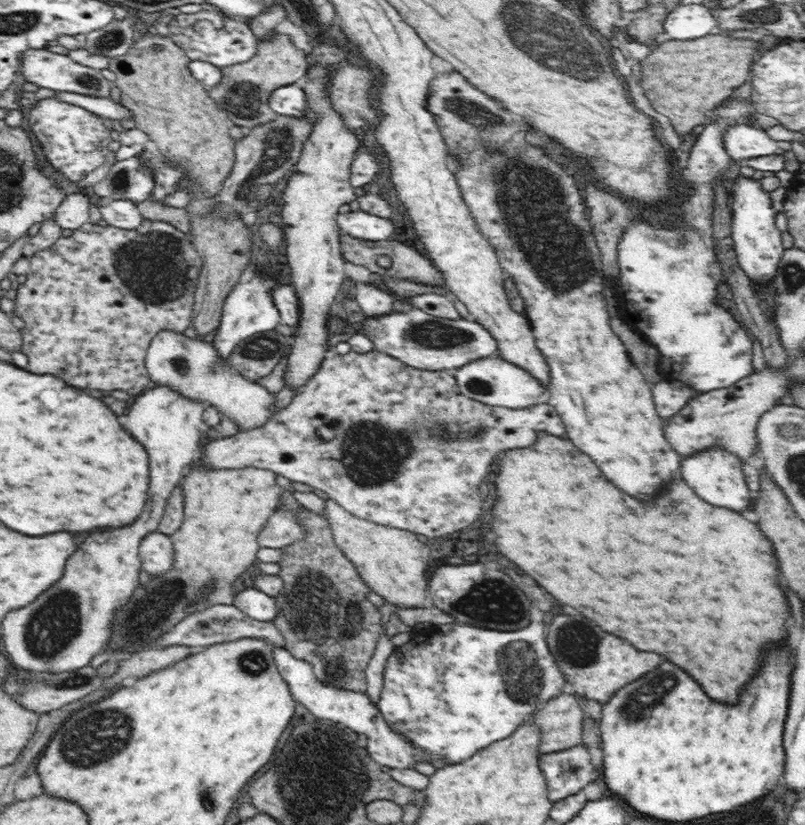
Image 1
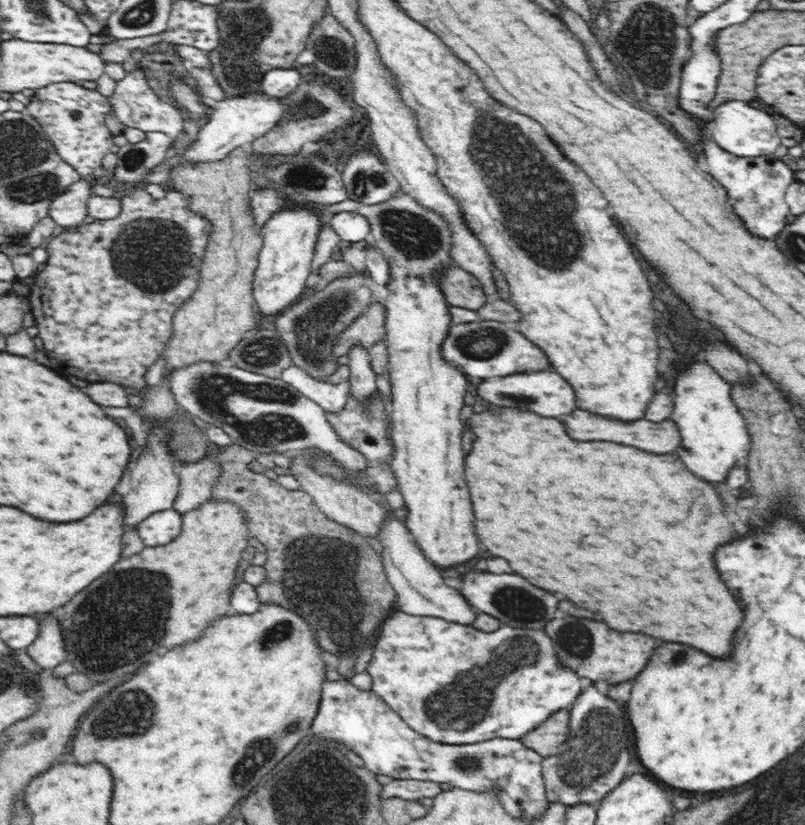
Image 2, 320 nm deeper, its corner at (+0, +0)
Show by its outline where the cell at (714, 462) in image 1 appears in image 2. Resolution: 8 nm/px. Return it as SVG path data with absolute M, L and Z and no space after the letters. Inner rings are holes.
M702 358L684 366L674 386L674 412L670 418L676 422L681 435L676 454L692 474L714 482L714 486L724 482L734 466L746 465L750 452L747 423L735 406L731 386Z

